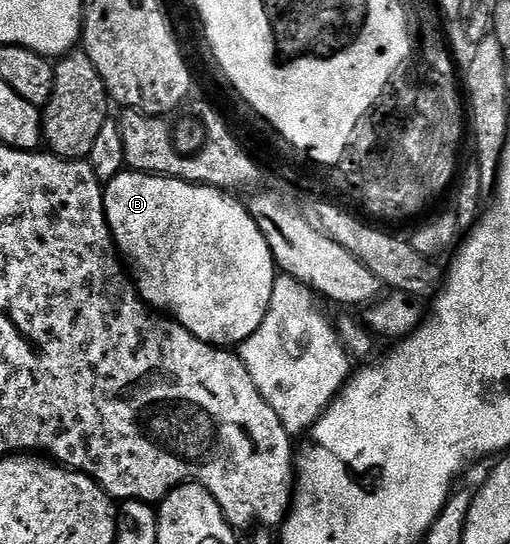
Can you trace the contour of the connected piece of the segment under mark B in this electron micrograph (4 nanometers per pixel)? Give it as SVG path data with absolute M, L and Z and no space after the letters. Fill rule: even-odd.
M122 172L116 174L114 178L104 187L105 192L105 219L109 225L110 232L113 233L113 241L119 251L120 257L124 259L130 267L137 266L141 275L136 275L135 285L141 298L148 306L152 306L158 312L164 312L173 321L177 322L187 332L191 332L199 340L208 342L211 346L222 348L233 348L249 339L263 324L267 316L267 308L271 304L271 288L278 276L279 270L273 261L273 253L263 236L259 232L259 224L249 215L249 207L244 201L236 202L232 193L218 190L215 186L197 186L193 182L184 182L178 178L162 178L155 174L143 174L140 172Z

